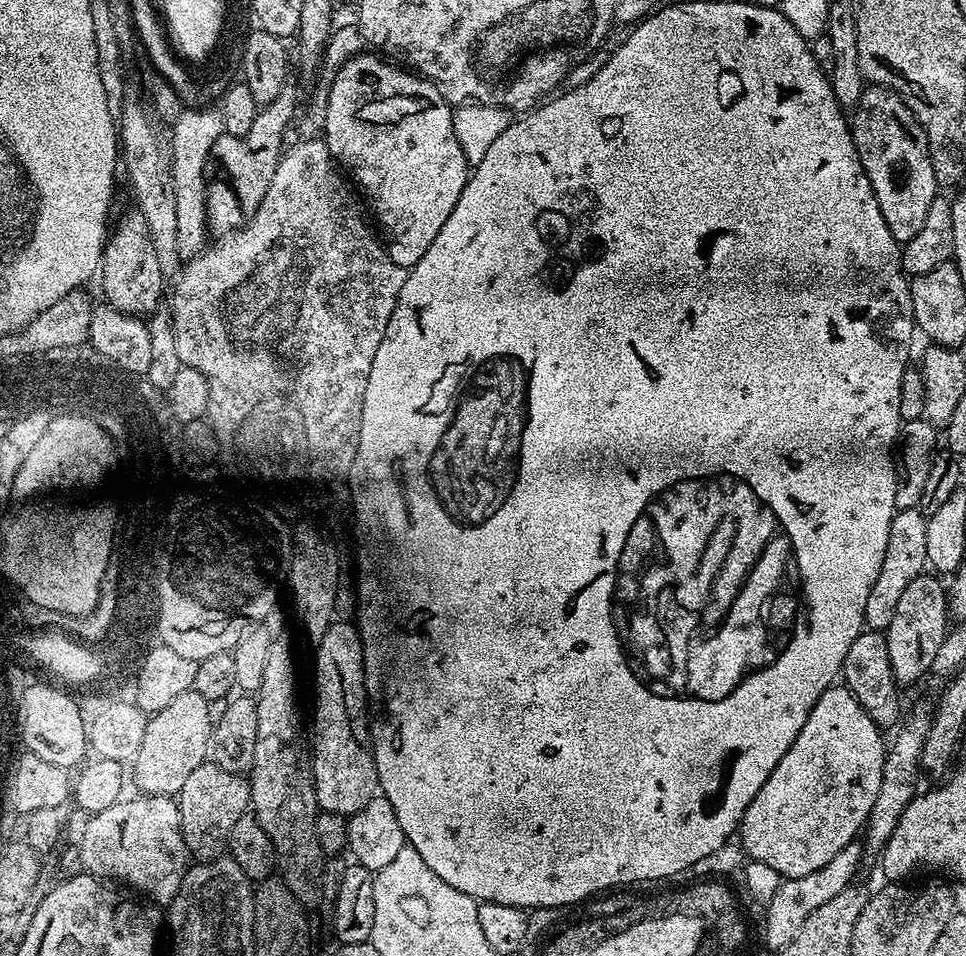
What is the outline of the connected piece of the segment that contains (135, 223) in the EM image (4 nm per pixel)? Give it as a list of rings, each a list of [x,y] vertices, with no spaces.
[[[139,210],[124,212],[116,220],[112,233],[107,233],[102,244],[98,265],[98,280],[104,291],[103,299],[112,307],[130,312],[133,316],[147,317],[161,305],[160,294],[164,288],[164,272],[160,269],[161,253],[156,251],[150,226]]]

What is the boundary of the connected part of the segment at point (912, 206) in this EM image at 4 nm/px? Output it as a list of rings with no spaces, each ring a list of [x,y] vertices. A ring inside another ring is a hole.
[[[883,86],[863,89],[851,113],[850,127],[860,165],[866,170],[866,178],[870,178],[874,198],[878,198],[878,210],[882,210],[882,218],[886,218],[886,226],[890,226],[896,243],[906,245],[922,230],[930,202],[938,195],[926,134],[908,108],[907,99]]]

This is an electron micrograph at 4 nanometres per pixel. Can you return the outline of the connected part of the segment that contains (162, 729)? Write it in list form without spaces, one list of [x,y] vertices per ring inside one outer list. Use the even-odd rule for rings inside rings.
[[[194,691],[178,694],[178,698],[170,702],[170,706],[151,713],[146,734],[142,734],[142,746],[138,746],[138,754],[134,758],[136,784],[140,787],[139,791],[149,796],[175,797],[179,794],[182,786],[186,786],[186,778],[190,778],[190,774],[194,774],[194,770],[198,770],[198,766],[209,759],[213,727],[214,713],[210,702],[202,698],[202,694]]]

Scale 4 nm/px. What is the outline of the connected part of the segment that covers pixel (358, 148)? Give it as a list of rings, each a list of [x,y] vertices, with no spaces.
[[[366,55],[352,56],[331,77],[328,105],[322,113],[322,139],[328,145],[333,161],[353,181],[356,179],[372,199],[376,216],[388,231],[388,257],[407,270],[430,250],[434,238],[438,238],[438,230],[442,230],[446,218],[454,214],[454,206],[458,206],[458,198],[462,198],[462,190],[470,175],[470,165],[456,137],[458,125],[453,105],[444,93],[431,80],[383,55]]]

